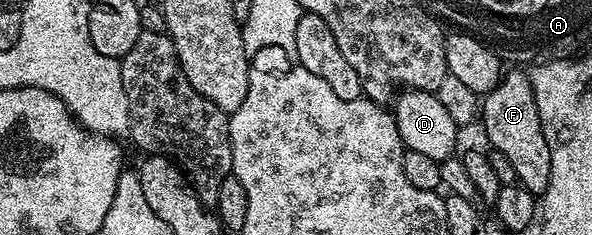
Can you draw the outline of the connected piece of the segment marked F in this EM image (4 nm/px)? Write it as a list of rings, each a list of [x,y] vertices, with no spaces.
[[[504,72],[503,78],[497,83],[497,87],[493,87],[493,91],[489,91],[481,101],[481,122],[483,121],[483,129],[487,132],[487,137],[491,140],[490,148],[509,159],[510,166],[516,172],[518,184],[525,186],[529,192],[536,195],[542,195],[549,187],[549,175],[553,172],[553,155],[549,151],[549,143],[543,134],[541,127],[541,115],[537,115],[537,99],[533,95],[533,87],[531,86],[531,78],[526,72],[511,73]]]

